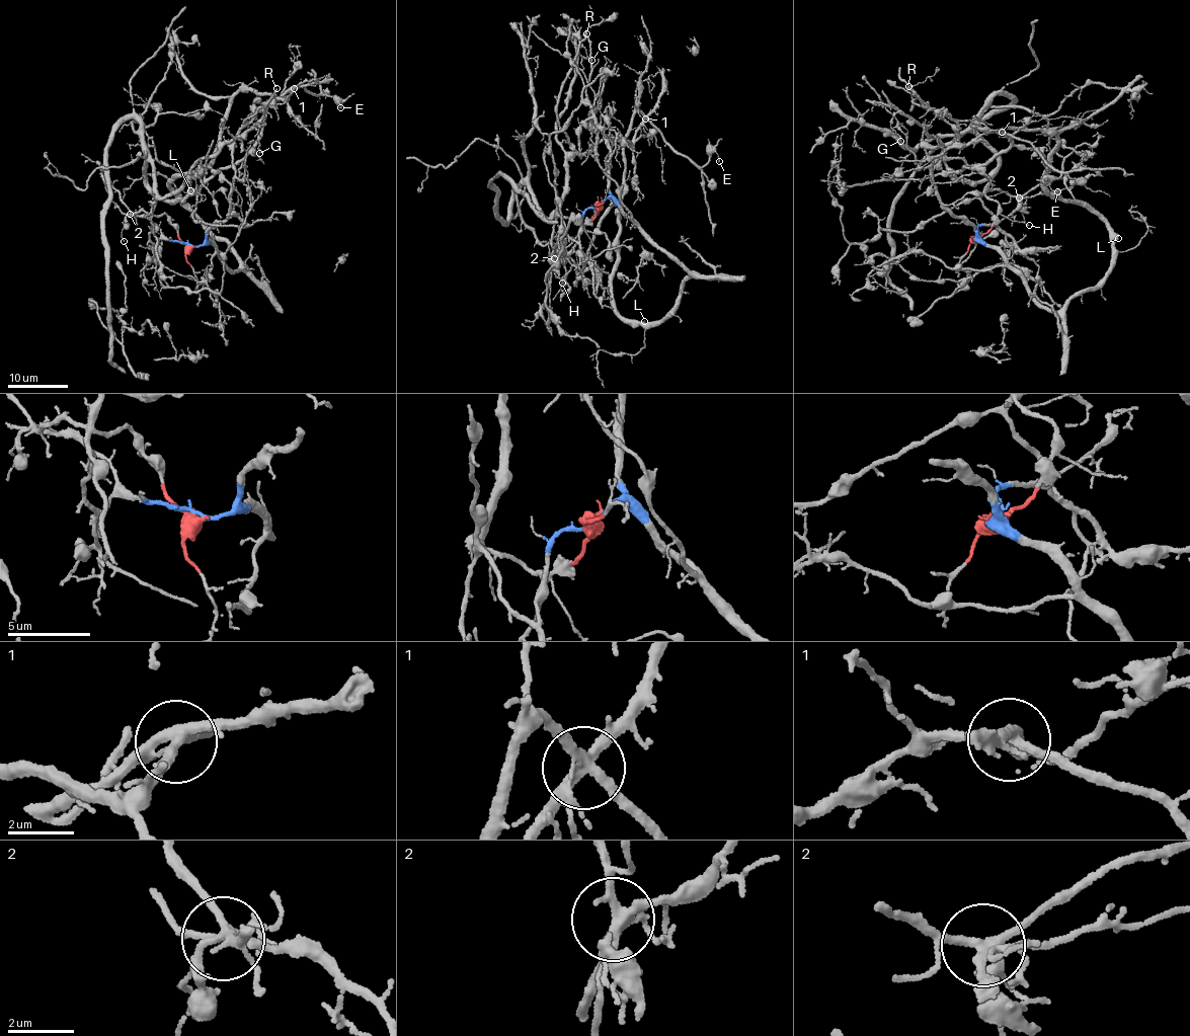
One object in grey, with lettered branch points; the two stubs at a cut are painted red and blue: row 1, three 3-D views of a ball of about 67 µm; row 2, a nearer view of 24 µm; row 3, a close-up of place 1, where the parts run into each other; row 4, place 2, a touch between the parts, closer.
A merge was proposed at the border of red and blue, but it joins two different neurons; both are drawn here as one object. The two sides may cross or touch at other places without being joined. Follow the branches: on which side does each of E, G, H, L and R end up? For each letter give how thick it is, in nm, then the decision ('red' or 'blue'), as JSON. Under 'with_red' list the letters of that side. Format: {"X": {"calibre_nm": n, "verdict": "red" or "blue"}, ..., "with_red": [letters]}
{"E": {"calibre_nm": 100, "verdict": "blue"}, "G": {"calibre_nm": 100, "verdict": "red"}, "H": {"calibre_nm": 90, "verdict": "red"}, "L": {"calibre_nm": 110, "verdict": "blue"}, "R": {"calibre_nm": 200, "verdict": "blue"}, "with_red": ["G", "H"]}

